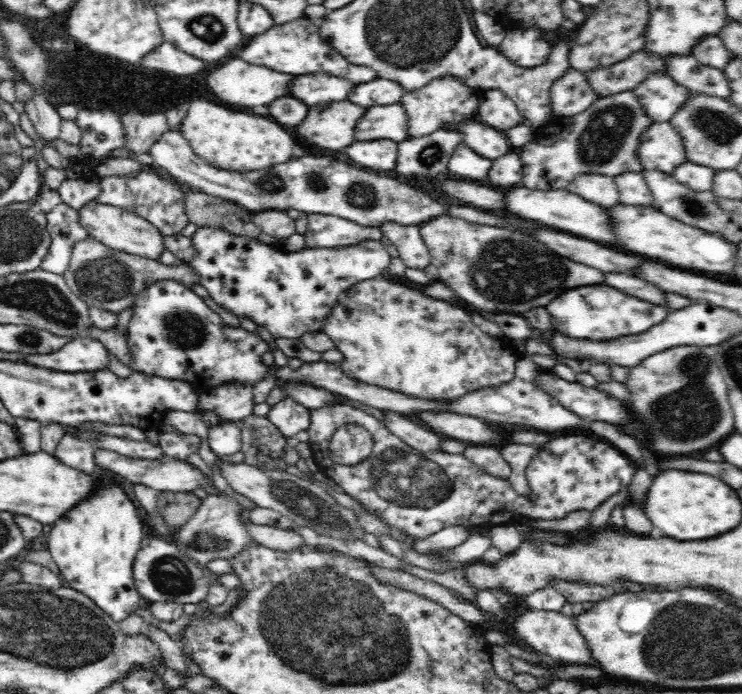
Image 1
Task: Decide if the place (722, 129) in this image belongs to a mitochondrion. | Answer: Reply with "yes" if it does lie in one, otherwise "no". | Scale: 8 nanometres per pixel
yes

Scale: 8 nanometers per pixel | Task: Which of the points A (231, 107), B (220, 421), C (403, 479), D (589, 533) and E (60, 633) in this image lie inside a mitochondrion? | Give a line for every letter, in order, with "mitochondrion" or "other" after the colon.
A: other
B: other
C: mitochondrion
D: other
E: mitochondrion

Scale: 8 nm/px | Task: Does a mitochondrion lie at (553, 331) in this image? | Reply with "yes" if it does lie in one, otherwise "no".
no

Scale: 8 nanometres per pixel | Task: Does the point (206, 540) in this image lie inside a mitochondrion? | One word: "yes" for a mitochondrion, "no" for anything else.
yes

